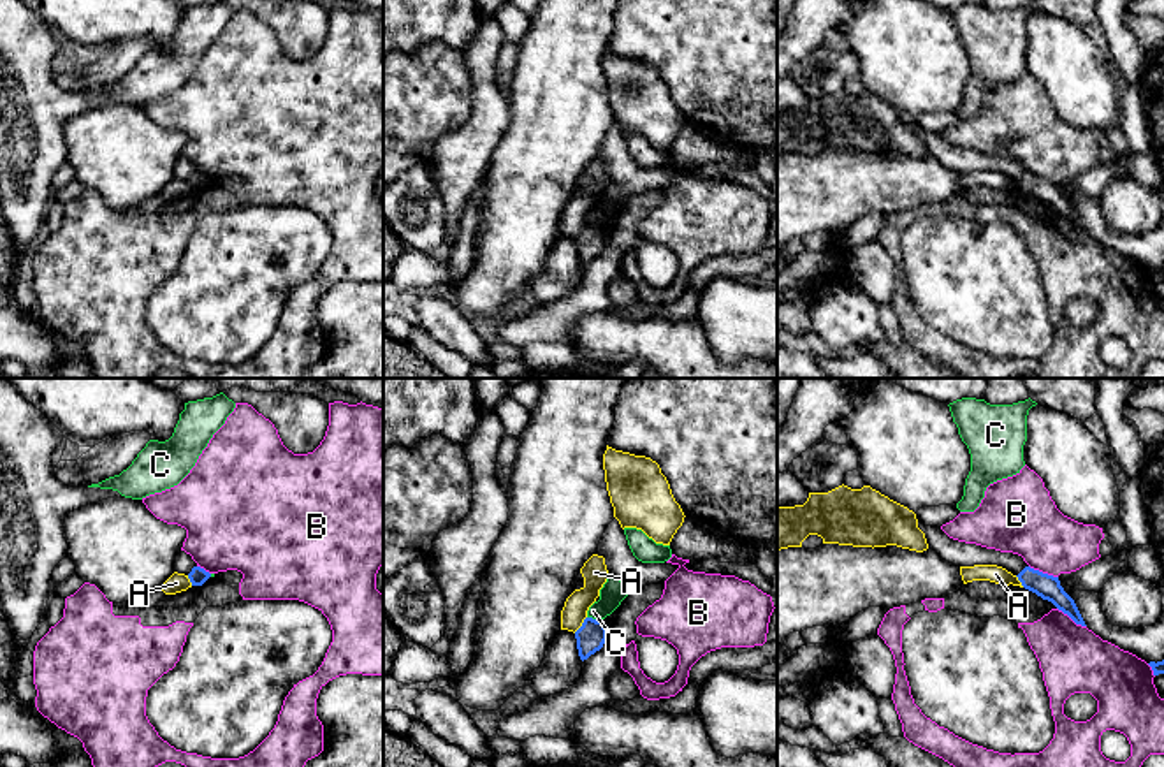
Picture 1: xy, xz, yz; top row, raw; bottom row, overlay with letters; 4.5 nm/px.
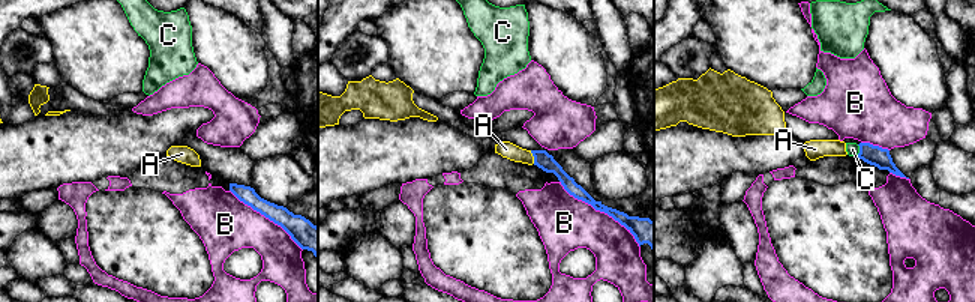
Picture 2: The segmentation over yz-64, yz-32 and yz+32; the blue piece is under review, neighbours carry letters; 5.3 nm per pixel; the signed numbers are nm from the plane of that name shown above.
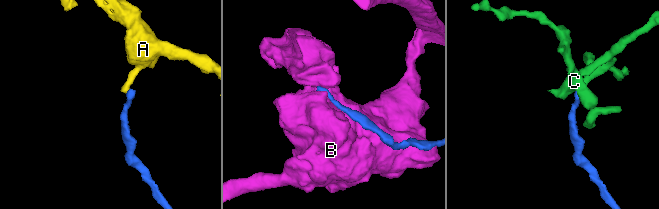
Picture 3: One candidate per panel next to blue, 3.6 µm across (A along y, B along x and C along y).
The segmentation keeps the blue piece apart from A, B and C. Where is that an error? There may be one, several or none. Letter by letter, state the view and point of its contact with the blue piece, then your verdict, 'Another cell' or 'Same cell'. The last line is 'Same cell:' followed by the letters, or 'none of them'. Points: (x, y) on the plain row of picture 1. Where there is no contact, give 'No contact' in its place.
A: Touches blue at xz (582, 231). Another cell
B: Touches blue at yz (1041, 178). Another cell
C: Touches blue at xz (595, 226). Another cell
Same cell: none of them

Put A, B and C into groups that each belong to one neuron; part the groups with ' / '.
A / B / C

